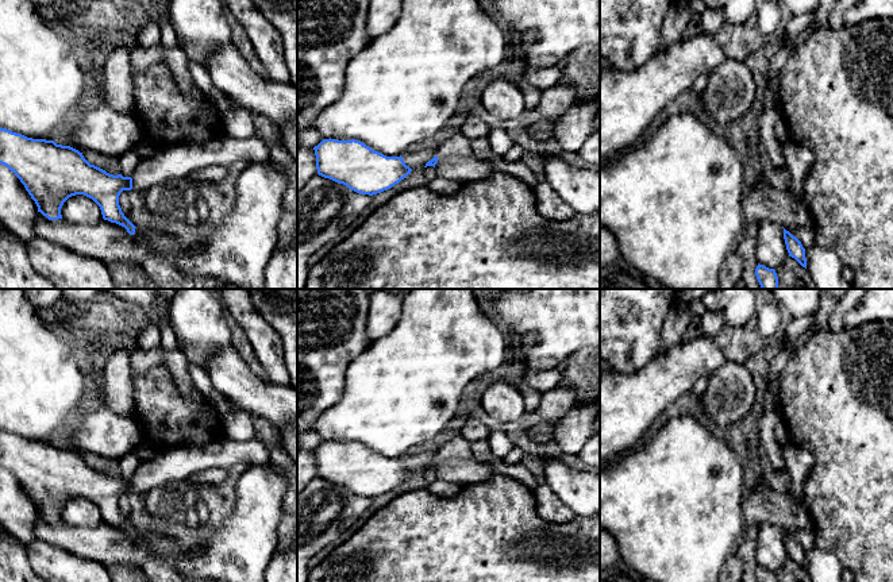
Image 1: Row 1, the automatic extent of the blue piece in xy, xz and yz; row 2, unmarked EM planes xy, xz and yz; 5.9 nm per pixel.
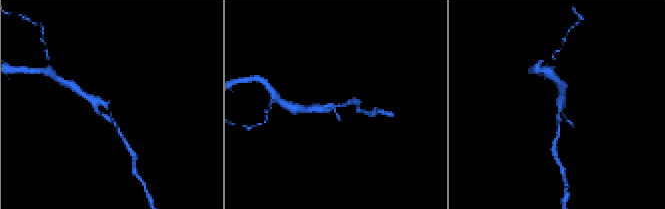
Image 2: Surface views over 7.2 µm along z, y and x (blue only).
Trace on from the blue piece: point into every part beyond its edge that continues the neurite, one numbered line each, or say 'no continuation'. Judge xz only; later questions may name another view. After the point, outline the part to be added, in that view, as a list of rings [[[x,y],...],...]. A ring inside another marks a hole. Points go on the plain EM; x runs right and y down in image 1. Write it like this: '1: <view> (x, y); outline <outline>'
1: xz (472, 470); outline [[[476,456],[438,460],[435,473],[438,479],[461,485],[481,483],[494,475],[489,463]]]

